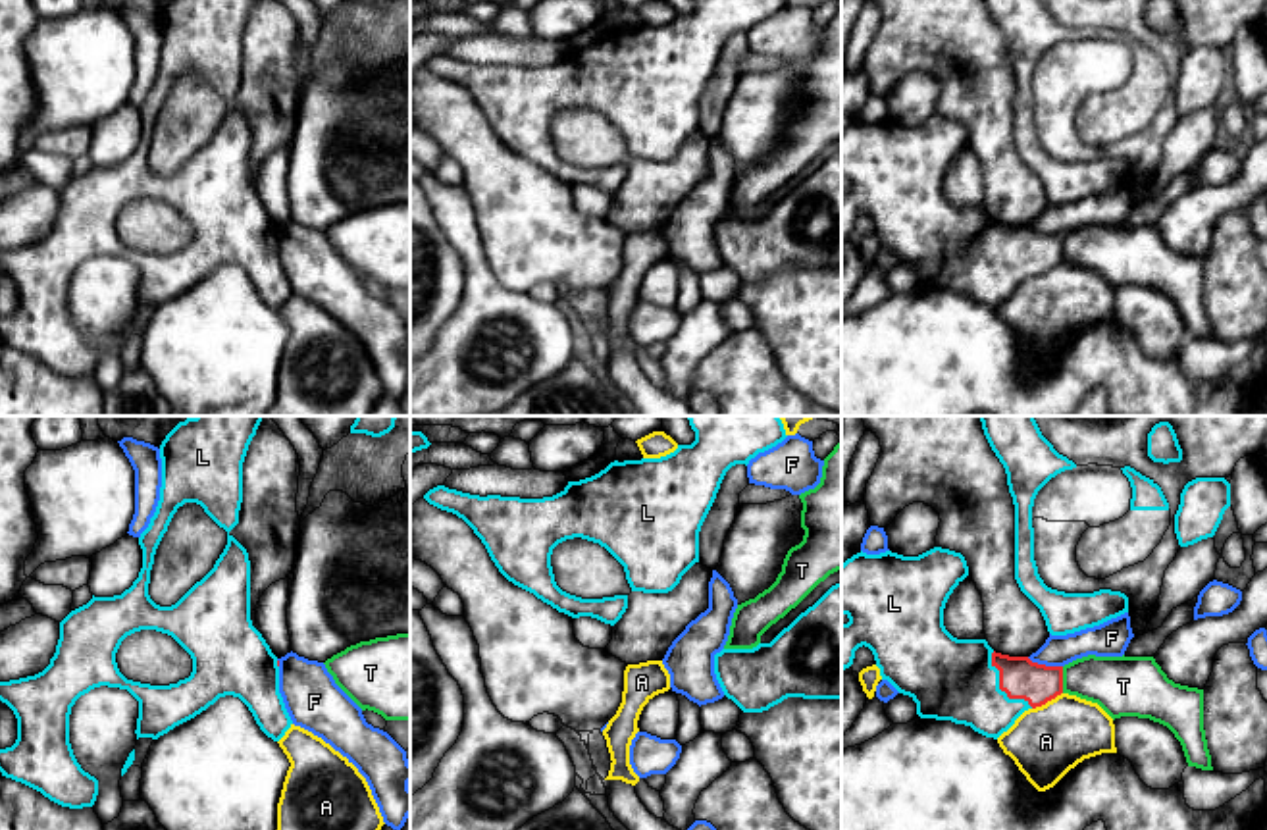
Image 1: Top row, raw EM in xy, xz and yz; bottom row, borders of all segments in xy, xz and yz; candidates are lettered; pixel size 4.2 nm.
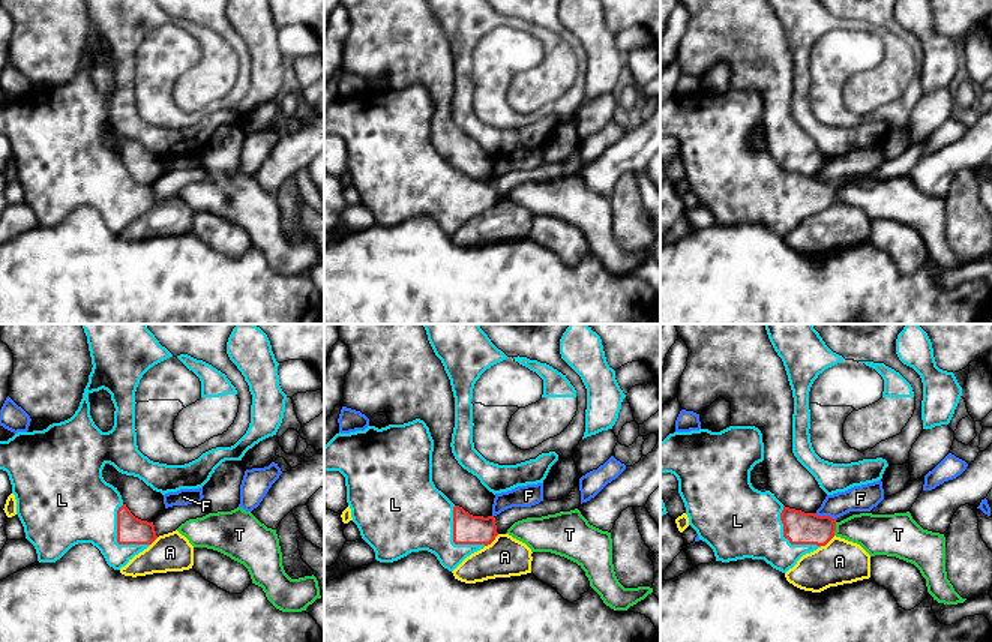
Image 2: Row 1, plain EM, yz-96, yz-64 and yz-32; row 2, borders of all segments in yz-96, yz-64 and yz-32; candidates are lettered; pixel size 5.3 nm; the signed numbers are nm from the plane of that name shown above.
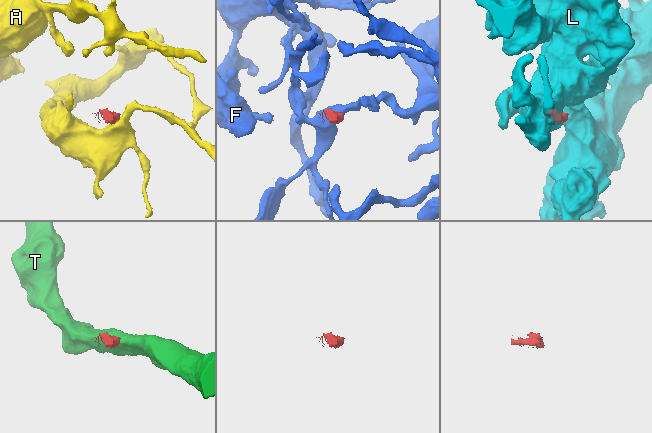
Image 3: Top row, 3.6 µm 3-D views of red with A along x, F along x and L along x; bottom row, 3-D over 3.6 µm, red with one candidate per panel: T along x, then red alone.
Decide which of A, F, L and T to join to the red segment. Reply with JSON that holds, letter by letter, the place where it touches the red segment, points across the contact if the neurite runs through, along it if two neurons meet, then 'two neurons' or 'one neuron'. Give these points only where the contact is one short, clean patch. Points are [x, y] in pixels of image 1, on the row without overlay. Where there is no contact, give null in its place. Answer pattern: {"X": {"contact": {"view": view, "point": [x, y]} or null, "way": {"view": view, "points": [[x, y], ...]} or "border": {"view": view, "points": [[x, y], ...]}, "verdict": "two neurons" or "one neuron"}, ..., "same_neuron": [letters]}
{"A": {"contact": {"view": "yz", "point": [1046, 270]}, "border": {"view": "yz", "points": [[1061, 260], [1033, 278]]}, "verdict": "two neurons"}, "F": {"contact": {"view": "yz", "point": [1044, 233]}, "verdict": "two neurons"}, "L": {"contact": {"view": "yz", "point": [1000, 255]}, "verdict": "one neuron"}, "T": {"contact": {"view": "yz", "point": [1061, 249]}, "border": {"view": "yz", "points": [[1061, 235], [1063, 260]]}, "verdict": "two neurons"}, "same_neuron": ["L"]}

